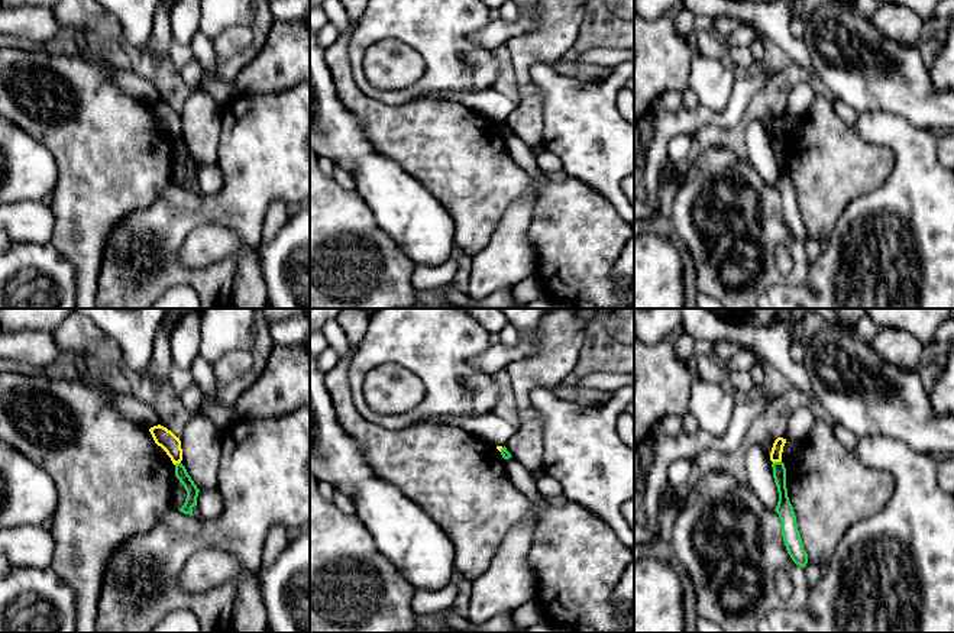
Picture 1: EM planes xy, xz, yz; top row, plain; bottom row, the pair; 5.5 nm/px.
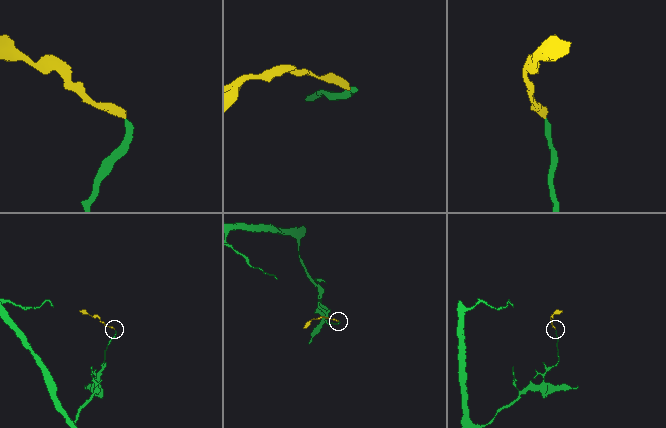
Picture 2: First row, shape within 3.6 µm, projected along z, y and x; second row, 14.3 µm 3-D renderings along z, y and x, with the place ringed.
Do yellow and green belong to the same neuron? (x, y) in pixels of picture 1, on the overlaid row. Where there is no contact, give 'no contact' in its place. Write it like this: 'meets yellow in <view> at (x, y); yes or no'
meets yellow in yz at (776, 461); no

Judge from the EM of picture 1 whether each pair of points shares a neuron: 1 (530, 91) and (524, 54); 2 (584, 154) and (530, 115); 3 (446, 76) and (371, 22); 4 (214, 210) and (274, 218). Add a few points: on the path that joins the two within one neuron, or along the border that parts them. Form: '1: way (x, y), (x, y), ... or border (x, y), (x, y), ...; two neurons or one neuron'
1: way (524, 83), (523, 63); one neuron
2: border (539, 90), (545, 96), (543, 133), (540, 141); two neurons
3: way (435, 54), (403, 22), (393, 22); one neuron
4: border (284, 202), (274, 200), (269, 204), (259, 239); two neurons

